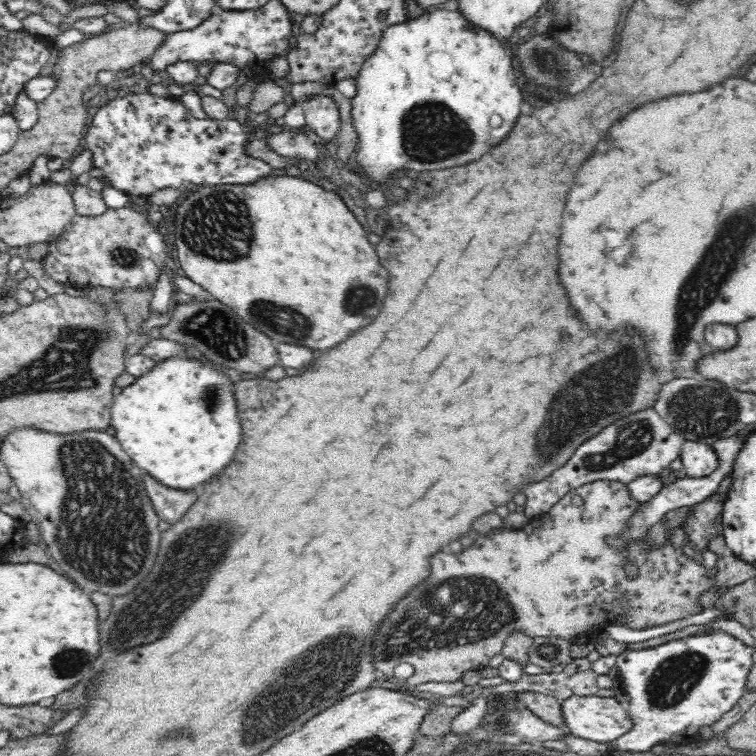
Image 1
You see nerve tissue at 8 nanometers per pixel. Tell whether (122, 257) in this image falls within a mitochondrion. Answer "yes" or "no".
yes

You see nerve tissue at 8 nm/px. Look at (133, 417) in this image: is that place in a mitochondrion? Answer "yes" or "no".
no

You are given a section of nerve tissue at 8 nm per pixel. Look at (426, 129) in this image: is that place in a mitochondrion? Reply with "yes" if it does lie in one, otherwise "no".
yes

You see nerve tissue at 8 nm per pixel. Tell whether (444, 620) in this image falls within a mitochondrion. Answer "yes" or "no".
yes

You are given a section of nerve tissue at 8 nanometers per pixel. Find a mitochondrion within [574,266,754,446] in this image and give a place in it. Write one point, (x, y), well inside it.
(704, 410)

